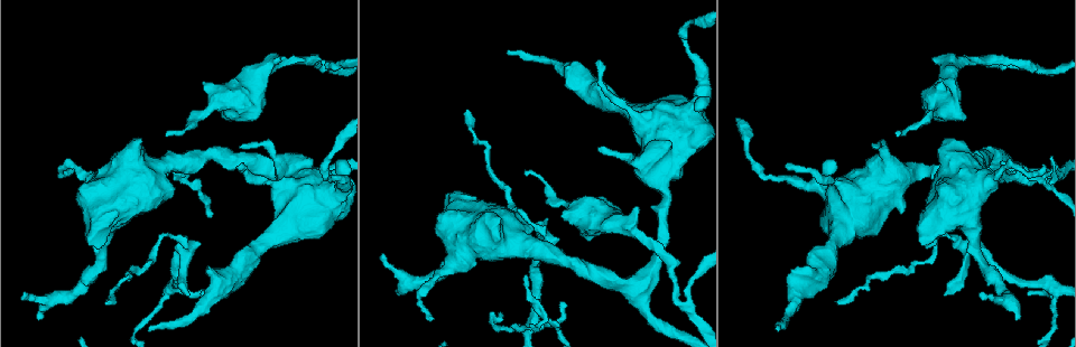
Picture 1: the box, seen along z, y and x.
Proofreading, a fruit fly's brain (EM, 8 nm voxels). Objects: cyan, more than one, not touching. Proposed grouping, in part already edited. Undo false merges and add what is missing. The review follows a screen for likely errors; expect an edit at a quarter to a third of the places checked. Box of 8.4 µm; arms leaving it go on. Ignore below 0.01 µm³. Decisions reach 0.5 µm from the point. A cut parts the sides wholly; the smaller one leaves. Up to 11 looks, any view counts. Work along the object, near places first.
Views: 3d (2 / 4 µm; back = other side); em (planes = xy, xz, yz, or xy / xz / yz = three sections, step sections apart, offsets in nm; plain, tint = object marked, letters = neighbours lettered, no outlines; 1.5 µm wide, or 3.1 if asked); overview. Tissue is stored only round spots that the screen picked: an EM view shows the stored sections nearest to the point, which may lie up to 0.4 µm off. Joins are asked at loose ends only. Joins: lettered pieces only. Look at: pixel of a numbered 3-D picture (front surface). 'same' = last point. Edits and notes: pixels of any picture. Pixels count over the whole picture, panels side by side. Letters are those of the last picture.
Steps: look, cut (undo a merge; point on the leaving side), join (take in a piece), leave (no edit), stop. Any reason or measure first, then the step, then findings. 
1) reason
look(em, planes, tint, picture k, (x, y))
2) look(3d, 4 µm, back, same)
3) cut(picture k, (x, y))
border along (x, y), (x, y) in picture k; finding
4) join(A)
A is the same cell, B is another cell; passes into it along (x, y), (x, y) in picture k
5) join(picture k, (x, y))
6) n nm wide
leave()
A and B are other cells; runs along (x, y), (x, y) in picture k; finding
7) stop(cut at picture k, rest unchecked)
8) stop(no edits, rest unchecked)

calibre changes
look(3d, 4 µm, back, picture 1, (409, 280))

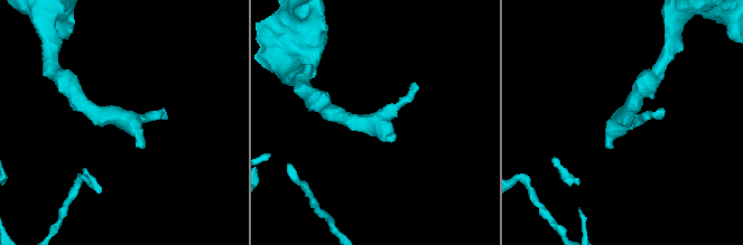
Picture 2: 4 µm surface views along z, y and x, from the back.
shape alone is not enough
look(em, planes, letters, picture 2, (376, 122))

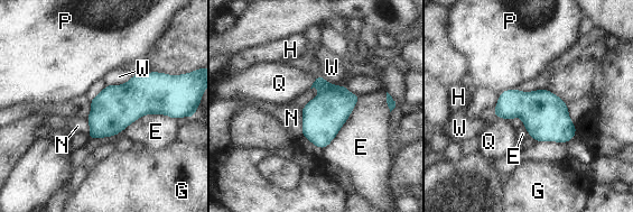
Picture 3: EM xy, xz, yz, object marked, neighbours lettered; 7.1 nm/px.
240 nm wide
leave()
E, G, H, N, P, Q and W are other cells; border along (175, 118), (142, 114), (119, 132) in picture 3; all the same cell

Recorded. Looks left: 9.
abrupt turn
look(em, planes, letters, picture 1, (163, 233))

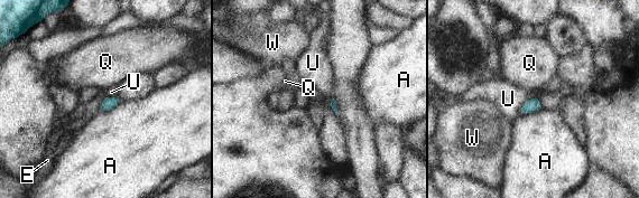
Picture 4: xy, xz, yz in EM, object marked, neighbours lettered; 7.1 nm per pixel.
40 nm wide
leave()
A, E, Q, U and W are other cells; continuous, no second cell

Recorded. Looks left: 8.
branch stops here
look(em, xz, step 4, letters, picture 1, (597, 149))

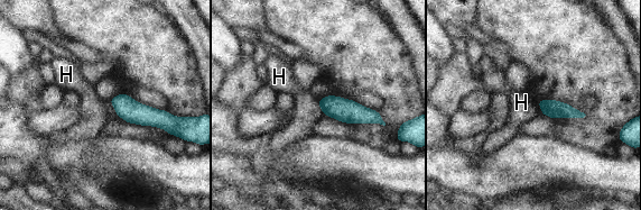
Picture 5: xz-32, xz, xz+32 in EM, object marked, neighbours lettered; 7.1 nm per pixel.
leave()
H is another cell; none of them fits

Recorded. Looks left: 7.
branch stops here
look(3d, 2 µm, picture 1, (280, 57))

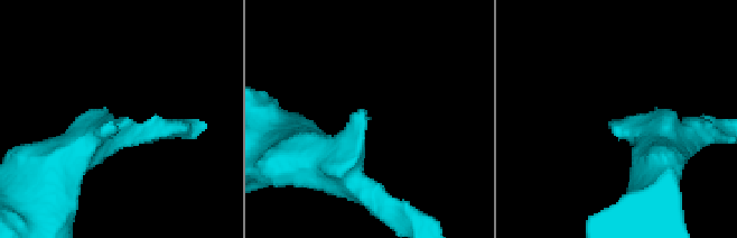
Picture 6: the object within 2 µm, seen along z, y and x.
now the EM
look(em, planes, letters, picture 6, (115, 124))

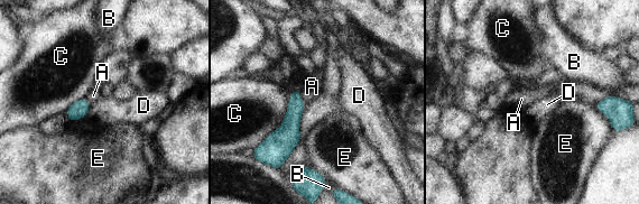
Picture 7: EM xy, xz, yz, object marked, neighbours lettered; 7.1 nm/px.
leave()
A, B, C, D and E are other cells; border along (298, 90), (304, 107) in picture 7; no lettered piece goes on from it

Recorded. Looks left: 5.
stop(no edits, rest unchecked)

